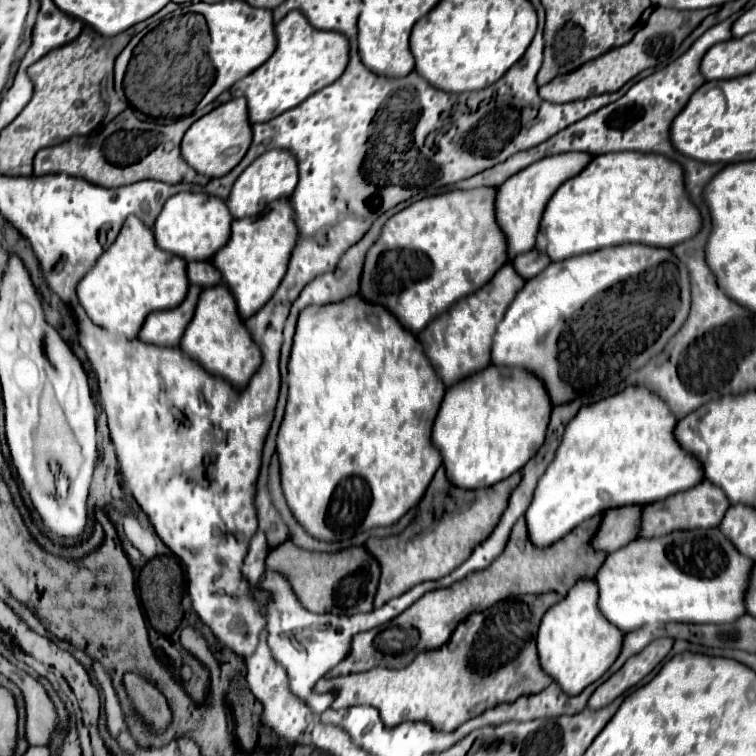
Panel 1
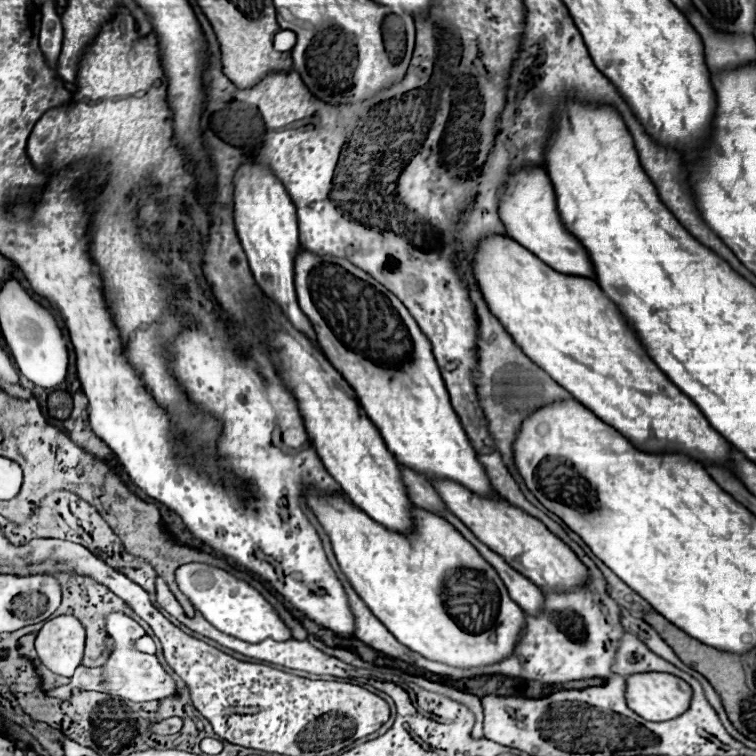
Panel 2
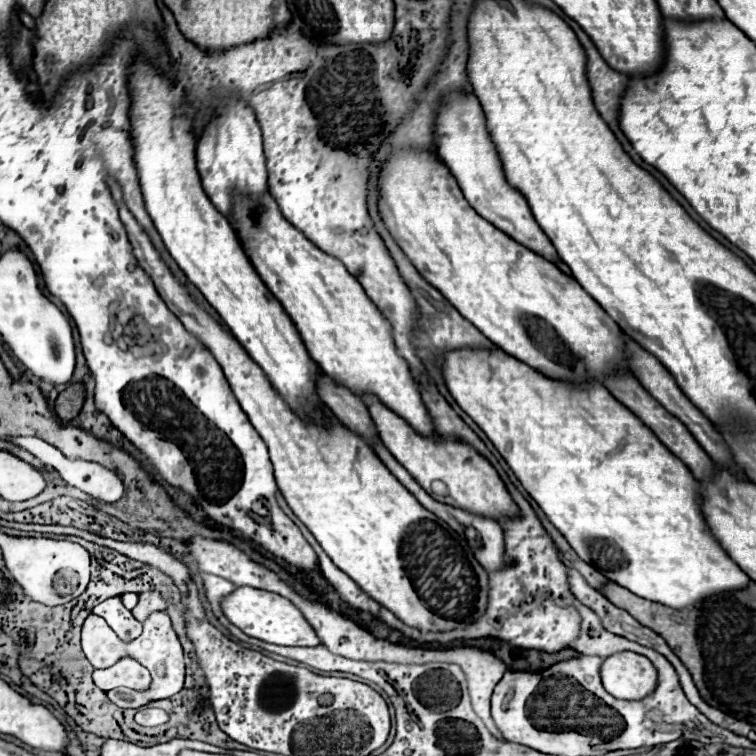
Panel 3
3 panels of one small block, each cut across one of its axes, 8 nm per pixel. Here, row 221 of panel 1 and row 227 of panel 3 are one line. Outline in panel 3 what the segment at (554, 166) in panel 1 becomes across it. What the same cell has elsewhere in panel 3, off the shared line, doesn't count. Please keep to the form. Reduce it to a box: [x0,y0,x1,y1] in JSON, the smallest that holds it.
[436,94,570,274]

